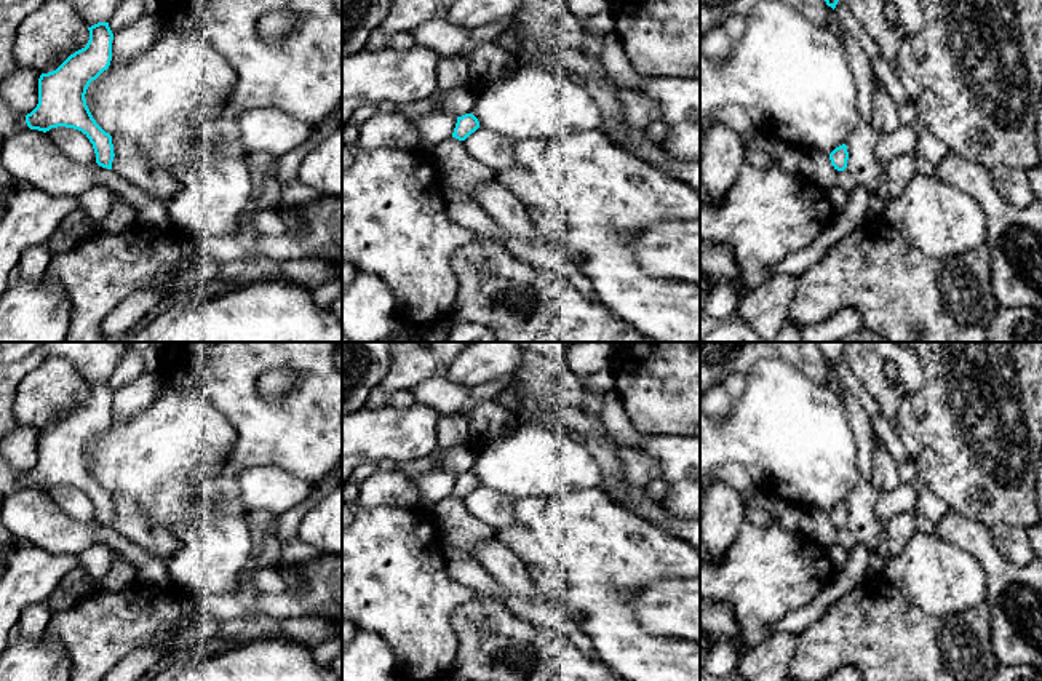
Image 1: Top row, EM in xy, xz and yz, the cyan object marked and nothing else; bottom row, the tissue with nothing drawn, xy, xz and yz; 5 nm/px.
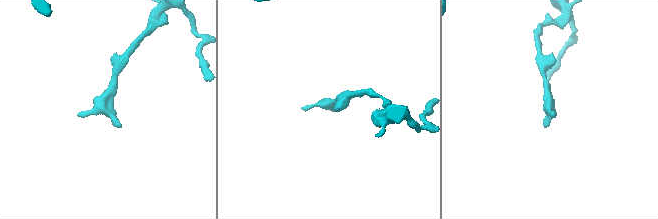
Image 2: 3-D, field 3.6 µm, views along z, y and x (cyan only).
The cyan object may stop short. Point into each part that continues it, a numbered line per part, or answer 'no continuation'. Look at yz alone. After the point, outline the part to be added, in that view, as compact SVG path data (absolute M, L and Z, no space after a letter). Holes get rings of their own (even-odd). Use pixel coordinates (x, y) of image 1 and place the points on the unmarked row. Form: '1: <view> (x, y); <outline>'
no continuation

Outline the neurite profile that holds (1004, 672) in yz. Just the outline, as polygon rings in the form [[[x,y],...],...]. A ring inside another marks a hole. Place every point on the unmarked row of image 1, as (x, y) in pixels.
[[[999,665],[991,681],[1042,681],[1042,671],[1031,665]]]

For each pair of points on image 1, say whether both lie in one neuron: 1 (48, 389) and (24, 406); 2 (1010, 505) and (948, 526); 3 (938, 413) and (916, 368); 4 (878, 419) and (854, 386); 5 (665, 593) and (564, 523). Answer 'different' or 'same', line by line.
1: same
2: different
3: different
4: same
5: different

